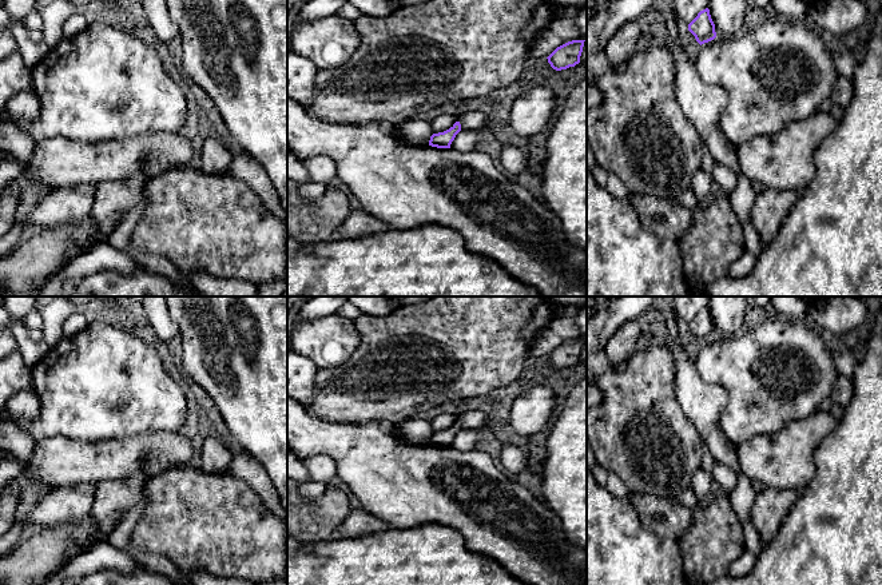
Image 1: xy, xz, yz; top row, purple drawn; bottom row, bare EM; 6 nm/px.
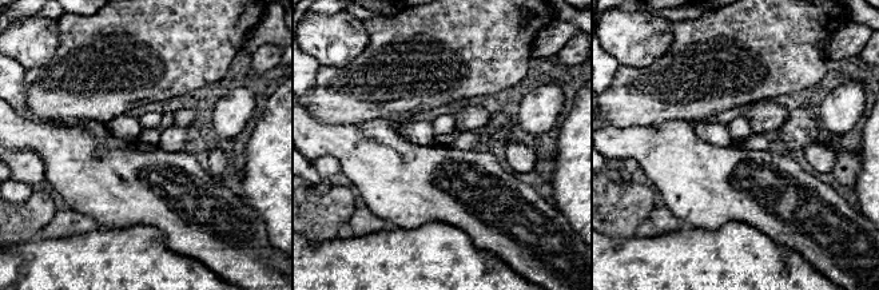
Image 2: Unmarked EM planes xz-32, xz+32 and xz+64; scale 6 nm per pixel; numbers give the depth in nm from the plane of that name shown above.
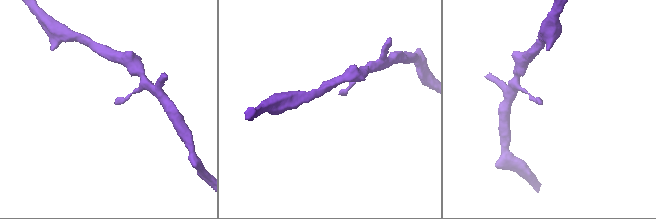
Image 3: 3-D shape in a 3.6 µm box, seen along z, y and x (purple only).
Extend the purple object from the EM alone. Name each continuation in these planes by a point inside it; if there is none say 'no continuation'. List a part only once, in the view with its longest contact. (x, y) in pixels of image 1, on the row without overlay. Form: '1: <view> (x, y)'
no continuation

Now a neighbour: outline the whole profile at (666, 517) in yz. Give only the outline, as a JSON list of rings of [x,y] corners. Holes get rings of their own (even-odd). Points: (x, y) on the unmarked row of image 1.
[[[631,493],[628,501],[640,524],[667,542],[679,541],[694,522],[692,509],[683,506],[674,497]]]

